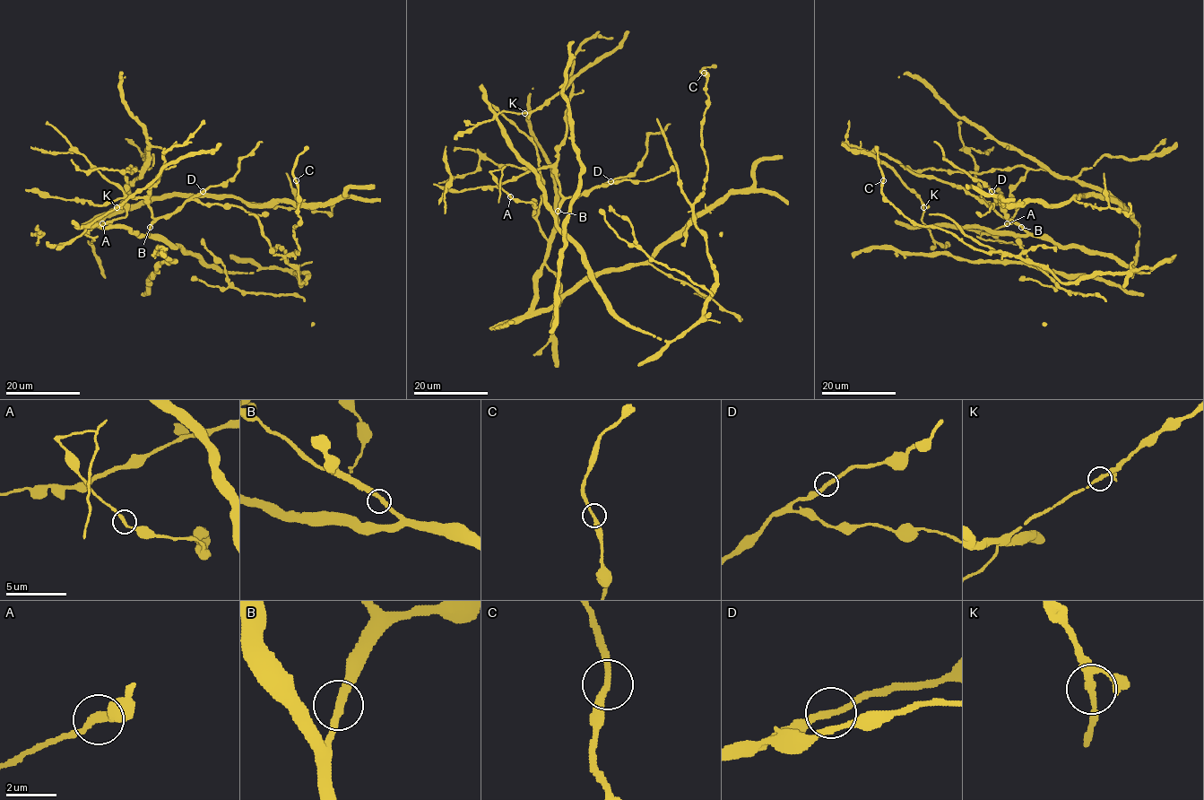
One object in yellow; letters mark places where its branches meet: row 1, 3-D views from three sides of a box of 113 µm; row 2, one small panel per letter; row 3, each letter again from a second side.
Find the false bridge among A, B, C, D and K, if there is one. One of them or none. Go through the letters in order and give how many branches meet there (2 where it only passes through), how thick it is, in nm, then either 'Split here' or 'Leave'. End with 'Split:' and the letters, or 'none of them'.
A: Branches: 2. Thickness 260 nm. Leave
B: Branches: 2. Thickness 320 nm. Leave
C: Branches: 2. Thickness 280 nm. Leave
D: Branches: 2. Thickness 280 nm. Leave
K: Branches: 2. Thickness 260 nm. Leave
Split: none of them

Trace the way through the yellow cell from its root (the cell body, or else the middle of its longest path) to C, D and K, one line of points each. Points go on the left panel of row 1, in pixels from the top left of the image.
C: (151, 226), (149, 234), (209, 265), (289, 269), (307, 275), (301, 282), (286, 261), (299, 250), (296, 180)
D: (151, 226), (159, 217), (173, 213), (203, 191)
K: (151, 226), (146, 235), (139, 235), (122, 227), (89, 225), (116, 207)

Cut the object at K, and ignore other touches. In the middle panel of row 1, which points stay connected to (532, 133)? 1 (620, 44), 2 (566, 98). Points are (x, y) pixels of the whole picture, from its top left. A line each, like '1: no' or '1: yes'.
1: no
2: yes

